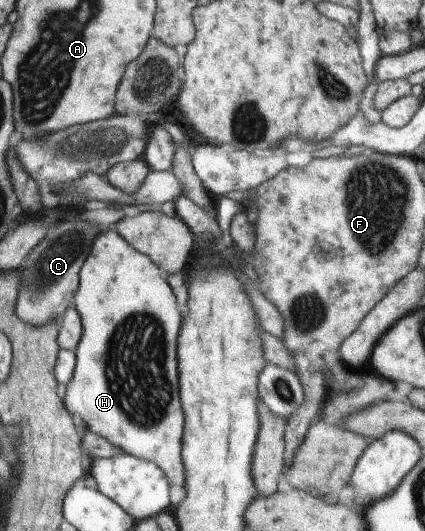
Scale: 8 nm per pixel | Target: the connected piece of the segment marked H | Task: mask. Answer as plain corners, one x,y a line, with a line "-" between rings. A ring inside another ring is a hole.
114,227
104,228
95,238
94,247
90,256
83,264
80,286
74,297
74,305
78,309
84,325
83,335
76,349
76,370
73,379
64,390
64,401
73,416
79,419
85,431
93,432
111,440
117,447
138,458
155,462
164,469
173,487
185,487
185,467
183,467
183,431
185,431
185,413
181,407
181,395
179,395
179,361
177,361
177,339
183,327
183,317
179,313
177,297
171,289
170,281
166,278
163,270
147,255
135,249

